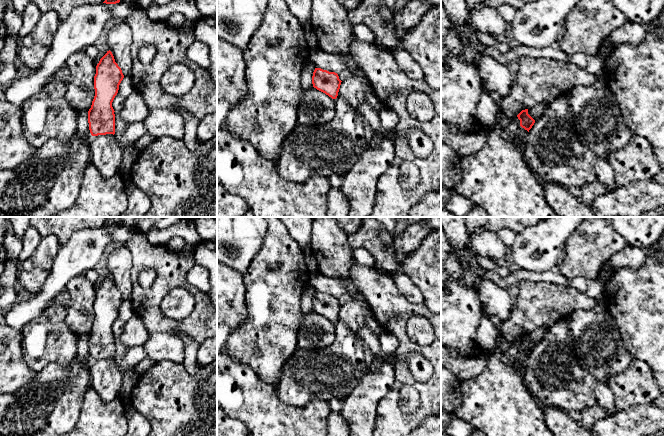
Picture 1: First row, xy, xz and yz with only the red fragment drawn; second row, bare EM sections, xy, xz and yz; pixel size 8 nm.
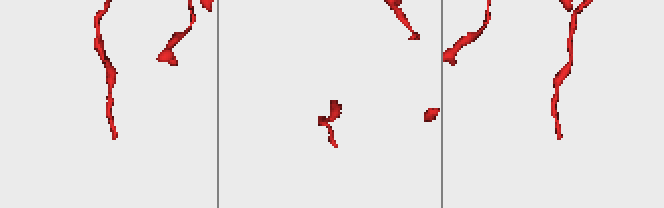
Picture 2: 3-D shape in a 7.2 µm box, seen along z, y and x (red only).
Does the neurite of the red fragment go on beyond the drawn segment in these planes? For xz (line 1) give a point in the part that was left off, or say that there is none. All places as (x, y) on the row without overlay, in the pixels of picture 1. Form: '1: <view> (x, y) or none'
1: none

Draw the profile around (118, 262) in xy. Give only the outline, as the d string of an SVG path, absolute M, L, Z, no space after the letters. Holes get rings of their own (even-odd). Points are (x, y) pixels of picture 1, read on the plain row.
M127 246L114 249L104 256L102 265L109 271L124 301L129 301L132 295L132 254Z

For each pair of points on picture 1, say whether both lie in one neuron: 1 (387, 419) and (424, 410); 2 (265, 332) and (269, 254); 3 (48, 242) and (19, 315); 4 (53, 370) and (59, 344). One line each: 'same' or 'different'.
1: same
2: same
3: different
4: different

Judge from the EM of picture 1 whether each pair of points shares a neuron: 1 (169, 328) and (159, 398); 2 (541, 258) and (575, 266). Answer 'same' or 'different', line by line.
1: different
2: different

